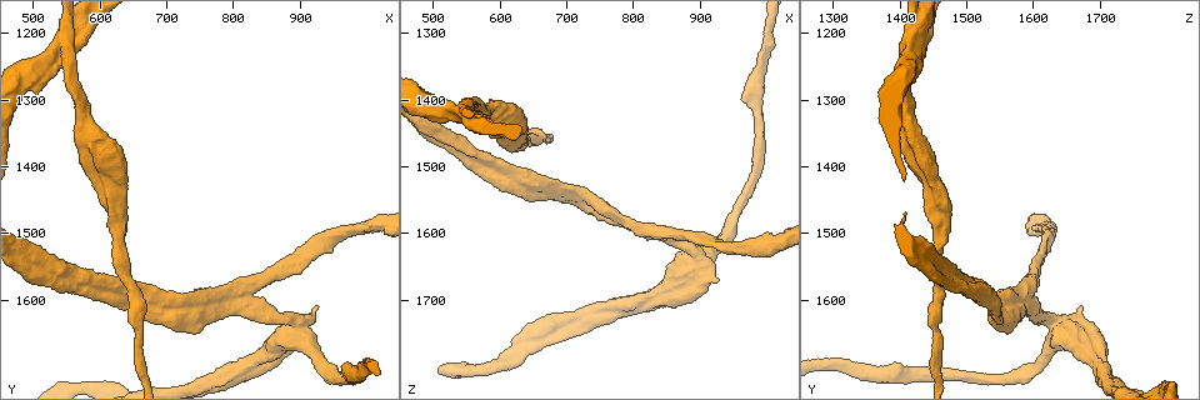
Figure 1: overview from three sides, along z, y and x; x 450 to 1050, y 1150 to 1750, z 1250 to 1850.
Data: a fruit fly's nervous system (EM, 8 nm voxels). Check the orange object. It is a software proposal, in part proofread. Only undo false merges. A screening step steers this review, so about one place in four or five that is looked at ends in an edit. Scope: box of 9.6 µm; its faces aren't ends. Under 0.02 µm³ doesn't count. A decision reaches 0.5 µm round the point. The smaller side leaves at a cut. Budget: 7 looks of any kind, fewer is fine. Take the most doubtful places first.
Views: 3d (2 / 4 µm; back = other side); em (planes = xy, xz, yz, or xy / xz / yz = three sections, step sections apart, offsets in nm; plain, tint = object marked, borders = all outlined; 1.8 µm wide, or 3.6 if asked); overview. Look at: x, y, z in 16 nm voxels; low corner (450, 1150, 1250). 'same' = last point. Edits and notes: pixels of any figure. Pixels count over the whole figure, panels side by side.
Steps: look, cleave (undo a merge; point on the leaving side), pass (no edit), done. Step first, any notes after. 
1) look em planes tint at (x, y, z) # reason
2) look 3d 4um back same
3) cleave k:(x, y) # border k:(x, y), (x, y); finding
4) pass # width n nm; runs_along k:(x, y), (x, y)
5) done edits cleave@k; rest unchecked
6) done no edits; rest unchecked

look 3d 4um back at (820, 1615, 1600) # abrupt turn

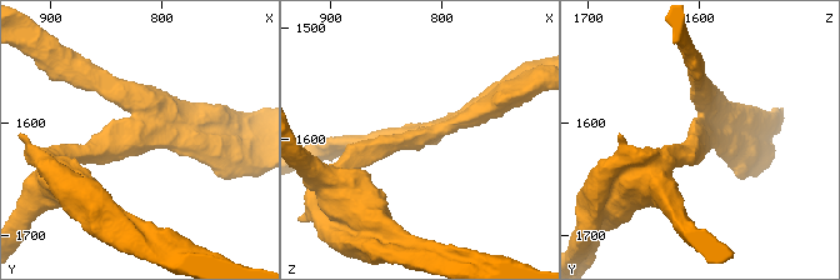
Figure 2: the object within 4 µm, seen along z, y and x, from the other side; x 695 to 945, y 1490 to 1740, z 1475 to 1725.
look em planes plain at (820, 1610, 1600) # arms 4; need the tissue

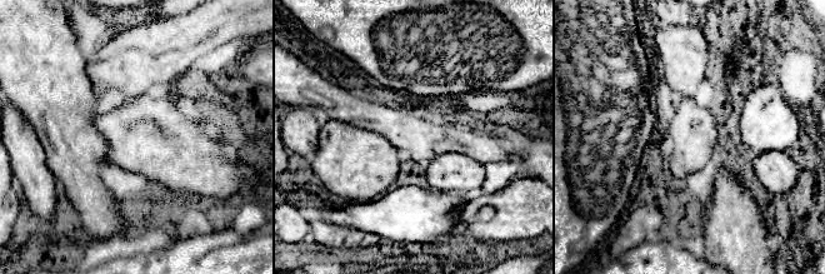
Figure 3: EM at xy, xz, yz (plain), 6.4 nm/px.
look em planes tint same # with the object marked

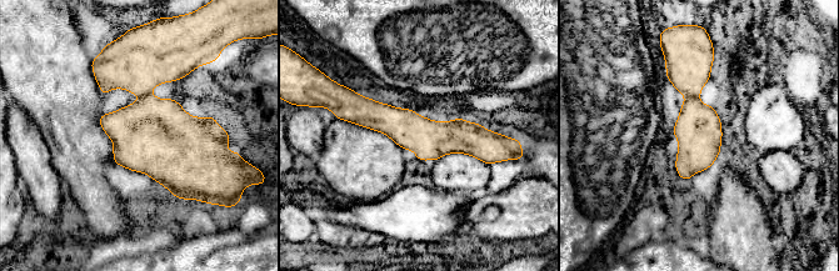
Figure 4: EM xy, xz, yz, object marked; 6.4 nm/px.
pass # runs_along 4:(348, 115), (494, 144); all the same neuron

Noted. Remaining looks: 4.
look 3d 2um at (545, 1570, 1475) # three-way junction

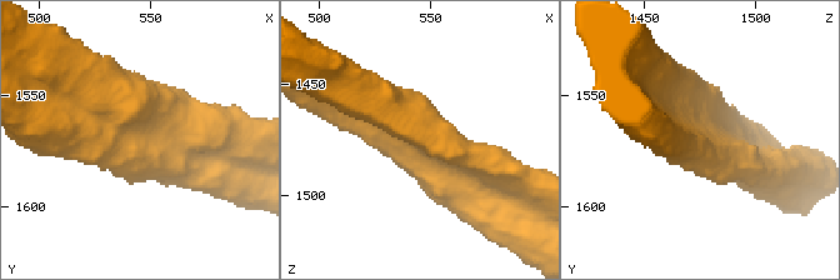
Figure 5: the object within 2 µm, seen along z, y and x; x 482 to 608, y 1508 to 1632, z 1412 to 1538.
look em planes tint at (544, 1569, 1477) # now the EM

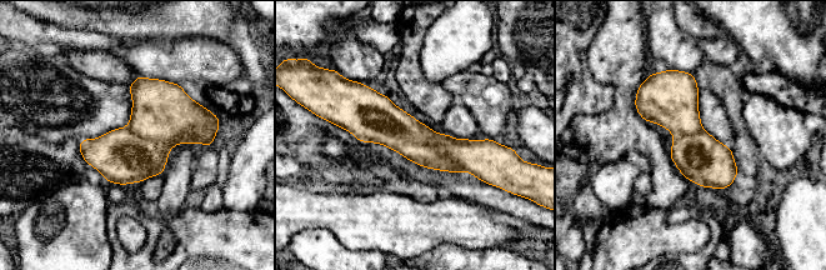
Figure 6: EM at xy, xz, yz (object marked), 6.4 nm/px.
pass # runs_along 6:(343, 121), (490, 146); one neuron here

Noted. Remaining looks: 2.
look em 3.6um planes plain at (685, 1615, 1545) # closes a loop

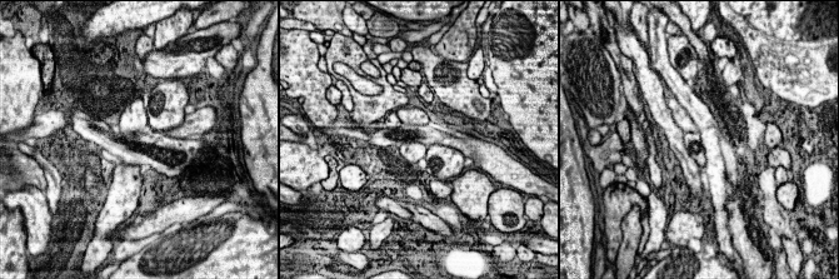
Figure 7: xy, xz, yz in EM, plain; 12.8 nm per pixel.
look em 3.6um planes tint same # with the object marked

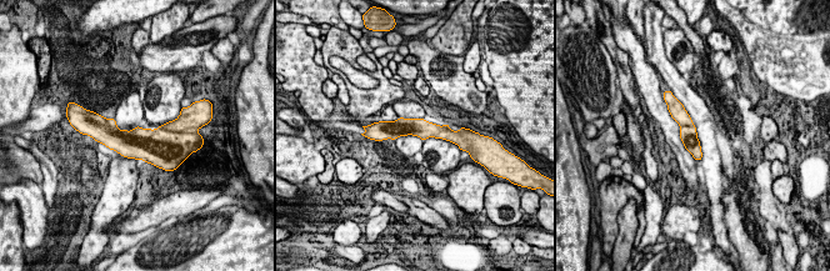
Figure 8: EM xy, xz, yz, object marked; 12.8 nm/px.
pass # all the same neuron

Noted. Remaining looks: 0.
done no edits; rest unchecked

